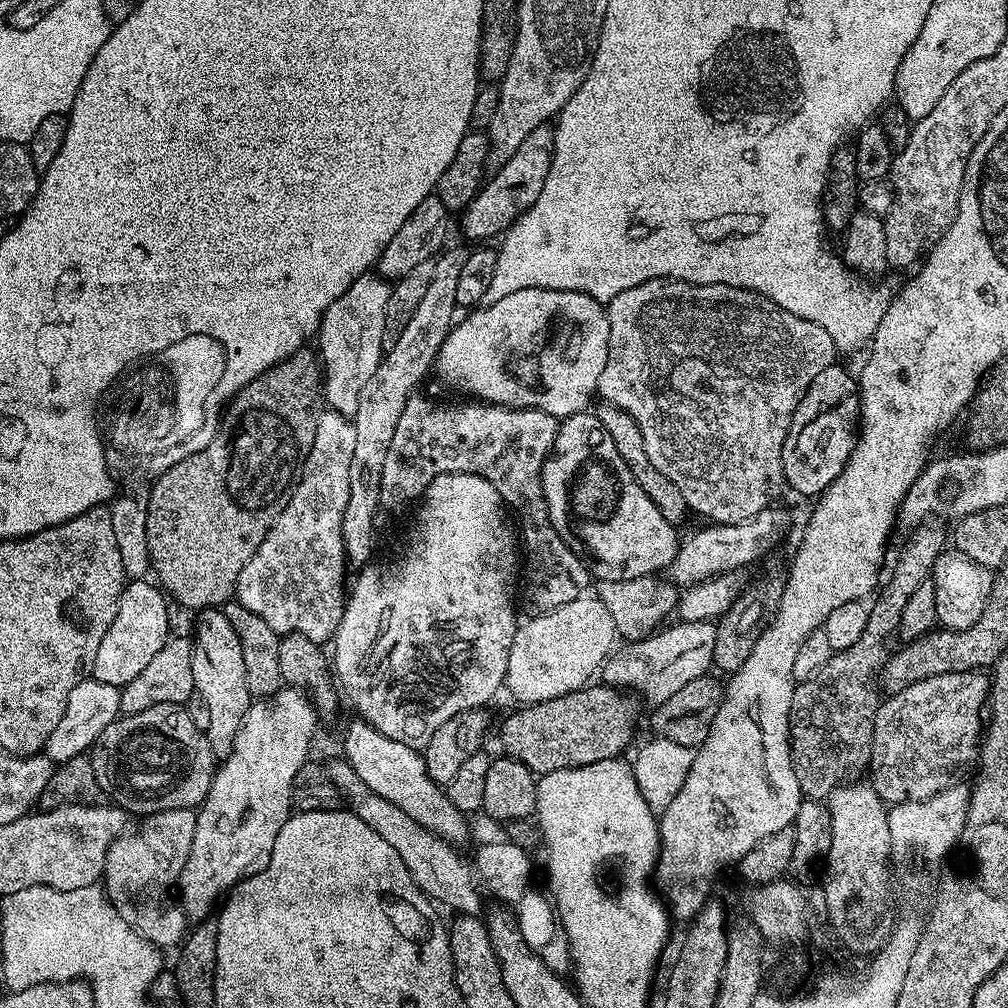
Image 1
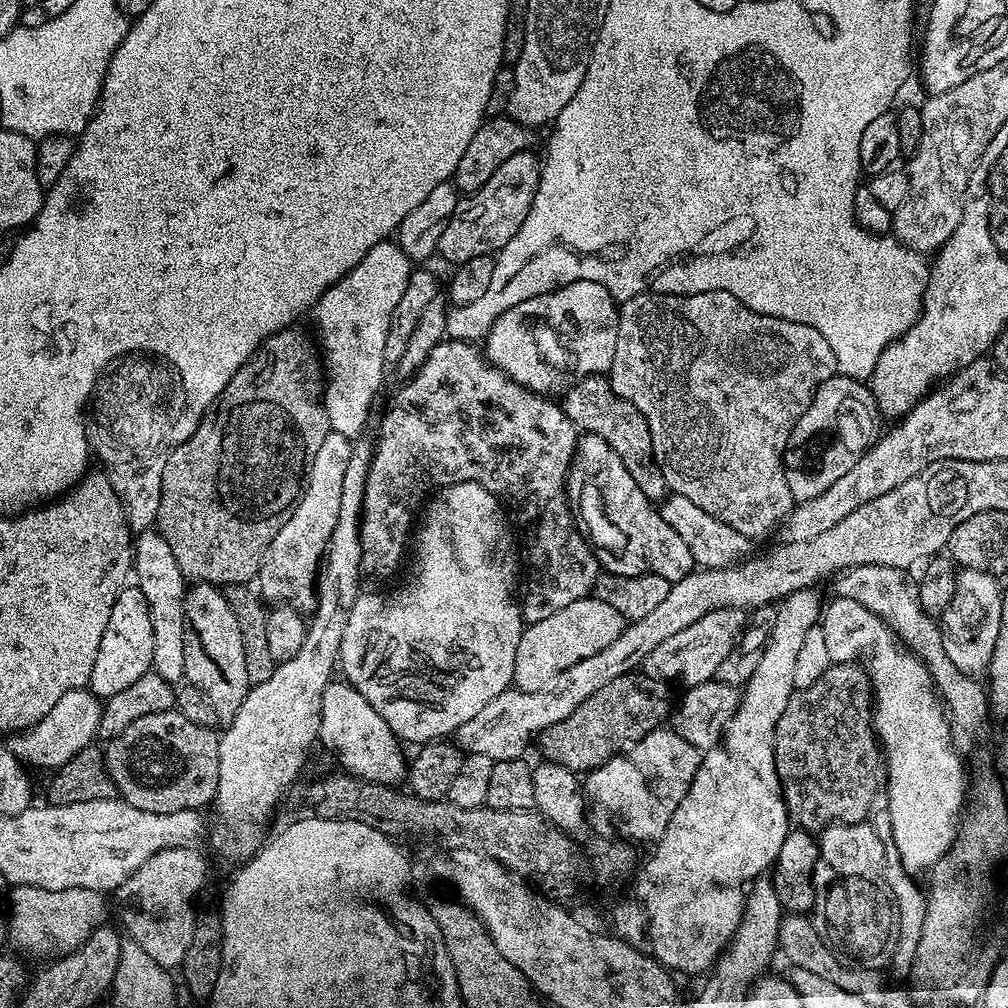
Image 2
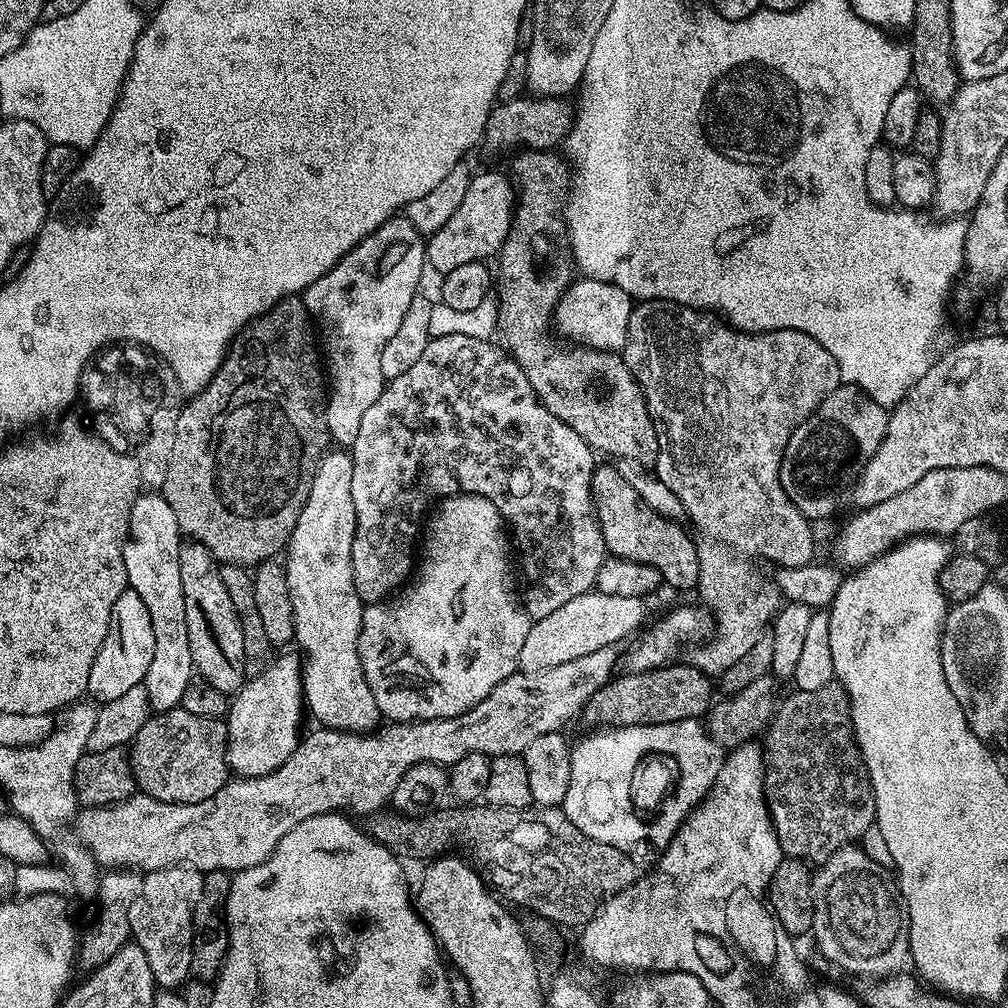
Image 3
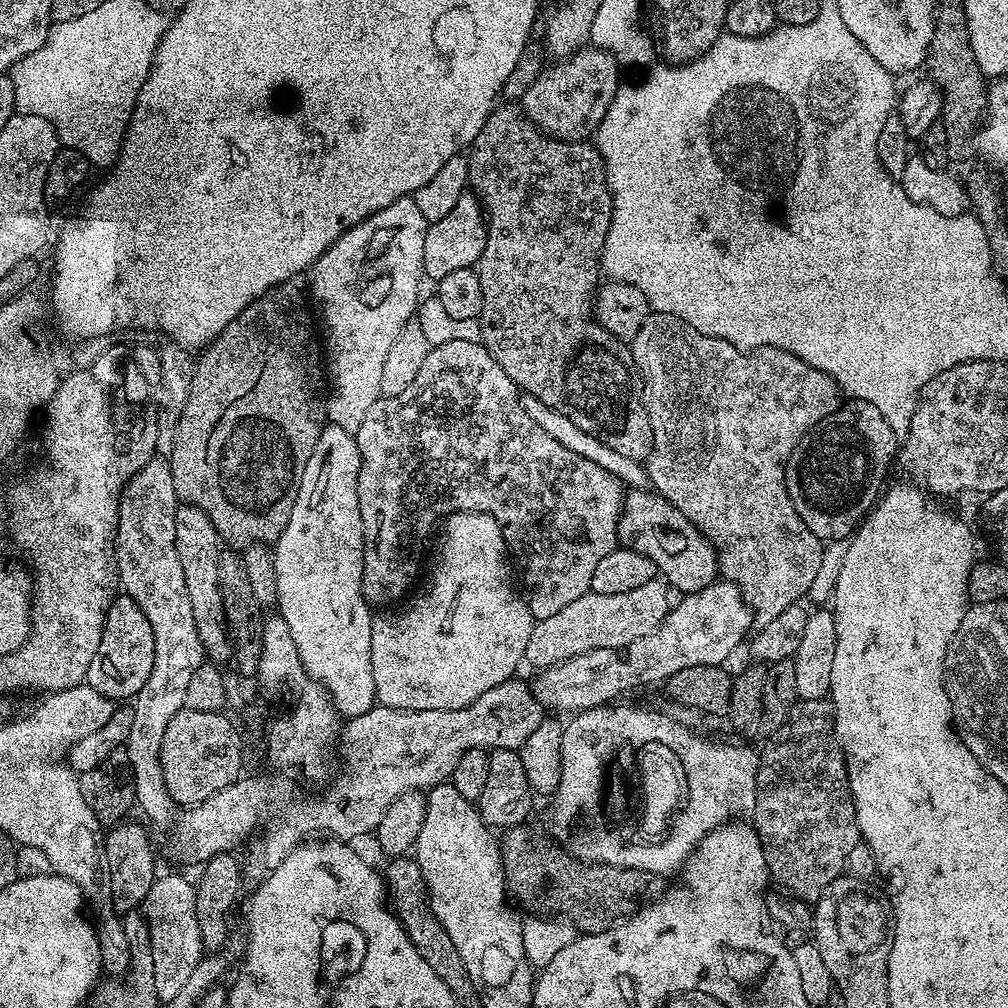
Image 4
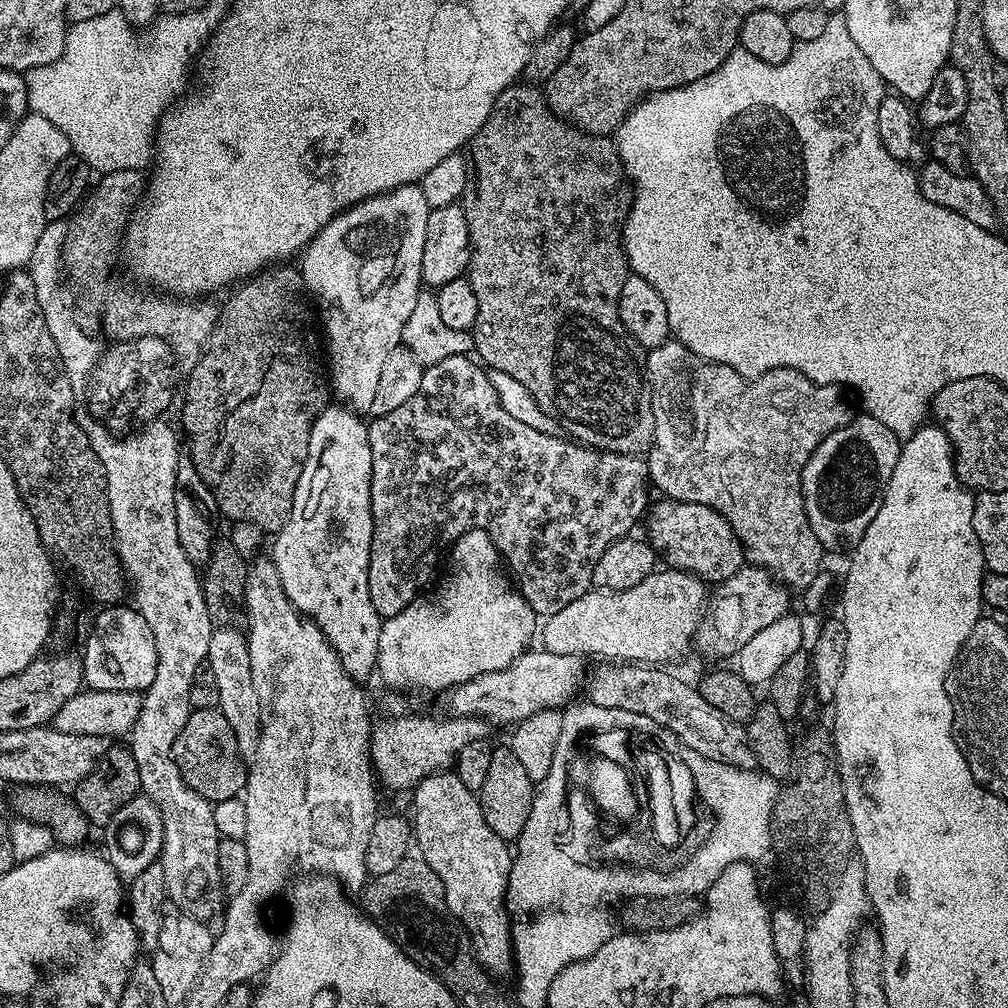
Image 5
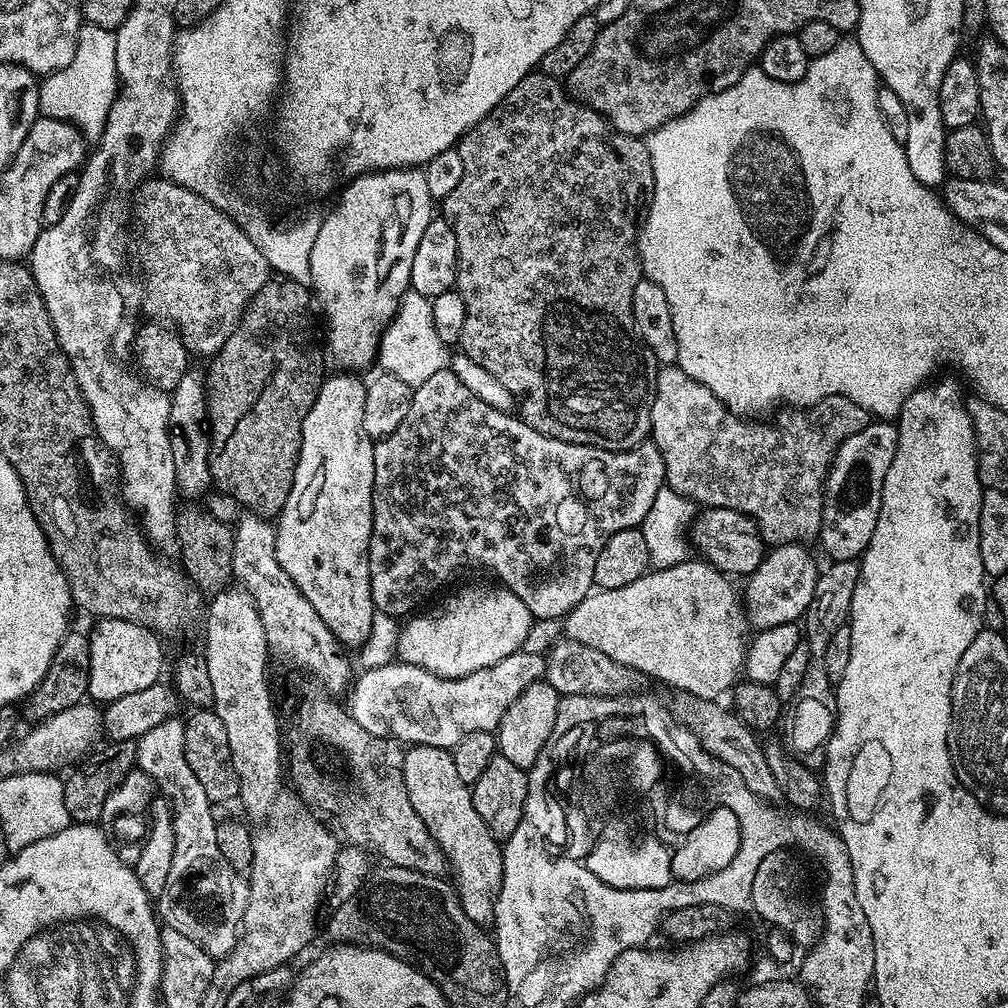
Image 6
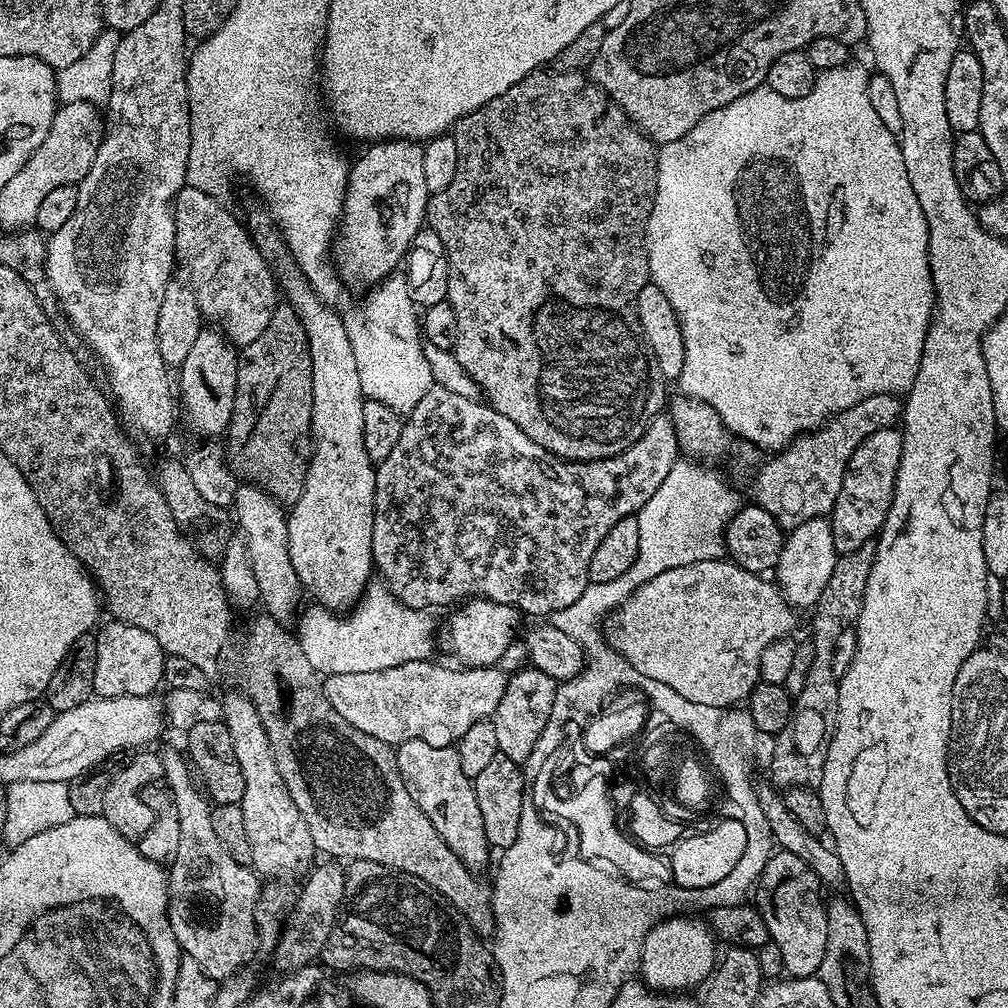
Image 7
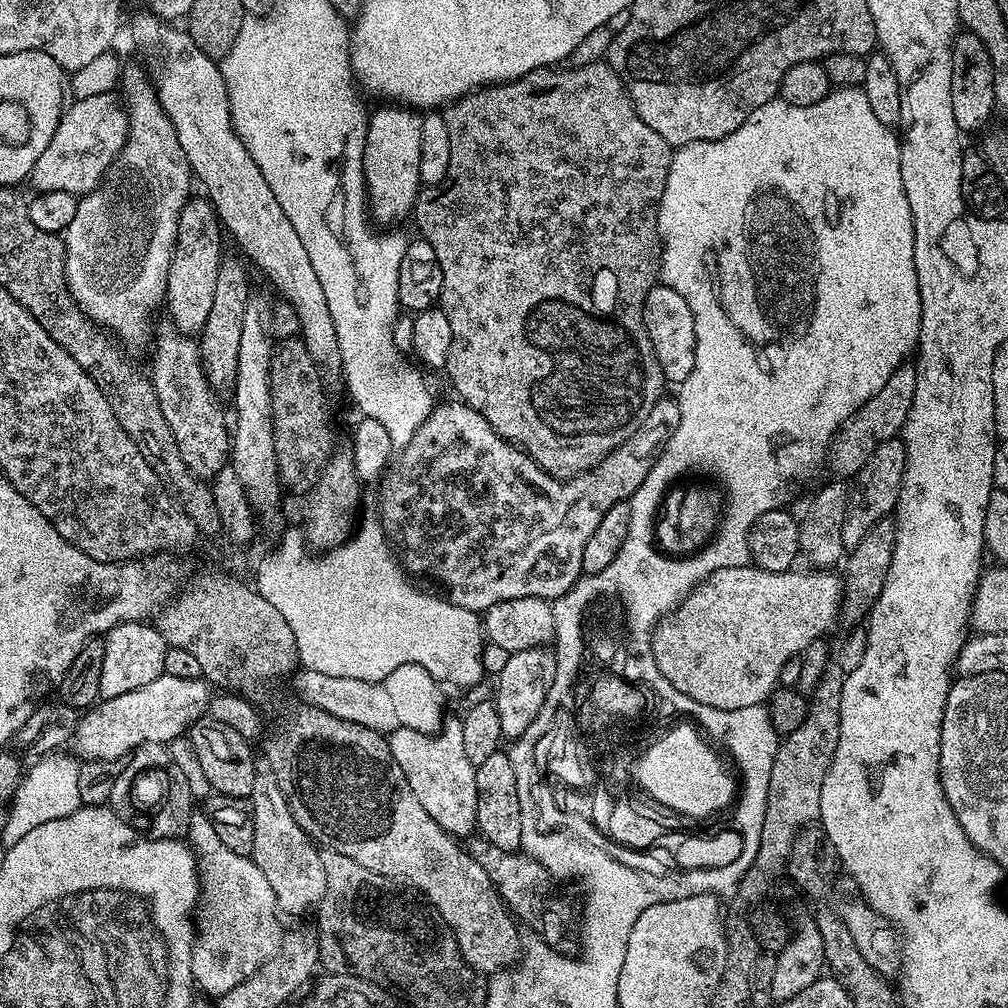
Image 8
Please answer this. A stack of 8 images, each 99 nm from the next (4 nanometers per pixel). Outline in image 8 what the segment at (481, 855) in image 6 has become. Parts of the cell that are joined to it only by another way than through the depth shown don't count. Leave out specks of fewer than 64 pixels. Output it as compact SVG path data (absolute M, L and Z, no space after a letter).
M449 715L441 724L438 732L419 732L409 728L399 728L394 730L387 737L390 746L390 754L394 754L394 762L402 769L402 774L406 774L406 782L410 782L410 790L414 790L414 798L422 802L426 809L426 814L442 826L442 830L453 838L460 836L471 837L477 831L476 826L476 806L478 796L478 786L476 785L476 765L466 758L466 750L462 743L462 719L459 715Z

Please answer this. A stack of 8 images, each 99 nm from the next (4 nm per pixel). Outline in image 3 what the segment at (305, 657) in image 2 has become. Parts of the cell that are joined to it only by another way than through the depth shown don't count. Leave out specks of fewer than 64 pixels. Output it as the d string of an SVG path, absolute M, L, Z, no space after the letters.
M277 655L262 674L245 679L239 692L231 697L228 725L228 767L237 777L265 776L299 746L302 739L300 719L306 716L304 678L299 655Z

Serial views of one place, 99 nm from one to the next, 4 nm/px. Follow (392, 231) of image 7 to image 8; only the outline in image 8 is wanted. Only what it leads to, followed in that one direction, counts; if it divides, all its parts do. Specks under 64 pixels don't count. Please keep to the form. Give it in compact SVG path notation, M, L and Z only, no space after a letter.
M380 106L368 118L364 151L364 187L368 193L370 216L377 225L392 226L395 220L413 211L422 187L418 174L418 154L422 150L422 116L407 106Z

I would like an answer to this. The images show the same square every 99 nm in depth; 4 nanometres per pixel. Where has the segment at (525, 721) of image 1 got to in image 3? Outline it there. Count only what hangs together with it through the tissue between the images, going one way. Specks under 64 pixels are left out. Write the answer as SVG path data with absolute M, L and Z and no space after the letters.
M691 662L680 663L665 664L663 668L656 668L652 672L617 675L588 699L588 703L584 706L582 719L592 724L588 726L605 728L700 720L714 703L713 677L695 668Z

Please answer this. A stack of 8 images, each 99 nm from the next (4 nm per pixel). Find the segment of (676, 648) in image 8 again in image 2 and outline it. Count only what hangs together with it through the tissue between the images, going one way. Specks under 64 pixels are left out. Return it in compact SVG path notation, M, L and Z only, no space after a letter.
M585 598L570 602L570 606L558 610L558 614L550 614L550 618L542 618L542 622L527 625L514 658L513 685L521 692L537 692L547 688L555 676L574 666L574 662L582 662L582 658L590 658L590 654L606 650L606 646L622 634L625 623L614 606L606 606L606 602L595 598Z

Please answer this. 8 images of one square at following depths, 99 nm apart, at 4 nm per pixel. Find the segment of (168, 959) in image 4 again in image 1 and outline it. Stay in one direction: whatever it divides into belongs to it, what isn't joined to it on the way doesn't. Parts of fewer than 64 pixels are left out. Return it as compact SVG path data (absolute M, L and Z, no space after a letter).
M167 808L161 812L153 812L152 815L143 817L139 821L141 824L137 832L129 831L118 837L106 854L102 887L104 893L108 895L109 902L114 906L114 910L118 910L118 914L122 914L126 926L138 930L142 938L146 938L161 950L169 950L168 948L172 947L175 949L185 939L190 928L190 921L184 914L184 905L180 903L173 885L179 881L182 870L186 866L186 858L190 858L196 814L196 808Z

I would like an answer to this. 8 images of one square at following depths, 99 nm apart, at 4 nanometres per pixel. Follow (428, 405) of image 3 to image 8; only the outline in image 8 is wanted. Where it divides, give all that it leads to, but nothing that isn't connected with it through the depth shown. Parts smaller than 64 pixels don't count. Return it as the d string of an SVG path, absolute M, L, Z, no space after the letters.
M668 399L659 400L654 406L654 410L650 410L650 414L646 414L644 425L626 442L622 442L622 446L615 448L601 464L591 472L583 472L581 476L574 476L571 480L558 480L555 476L551 476L545 468L540 468L538 462L533 460L527 452L522 451L517 445L509 444L508 441L503 440L492 429L490 422L486 422L486 418L482 418L482 414L478 414L478 410L474 410L469 404L463 402L455 402L456 404L437 403L426 418L426 422L422 422L422 426L418 426L414 438L410 438L410 442L399 453L400 465L397 466L396 473L394 473L394 468L391 473L391 476L393 475L392 481L384 488L384 516L382 515L384 532L391 540L392 547L398 553L405 569L413 577L421 576L424 580L433 580L441 589L436 588L443 593L449 602L464 607L470 612L483 614L490 606L494 606L498 602L506 602L510 598L529 596L530 598L542 598L549 602L557 600L562 594L570 591L577 580L581 579L582 550L586 550L586 542L590 542L590 534L594 534L594 530L598 530L598 522L602 522L606 512L615 504L631 501L632 497L639 493L640 487L647 482L648 476L656 465L660 463L660 456L668 447L672 435L678 430L678 422L680 421L679 399Z

